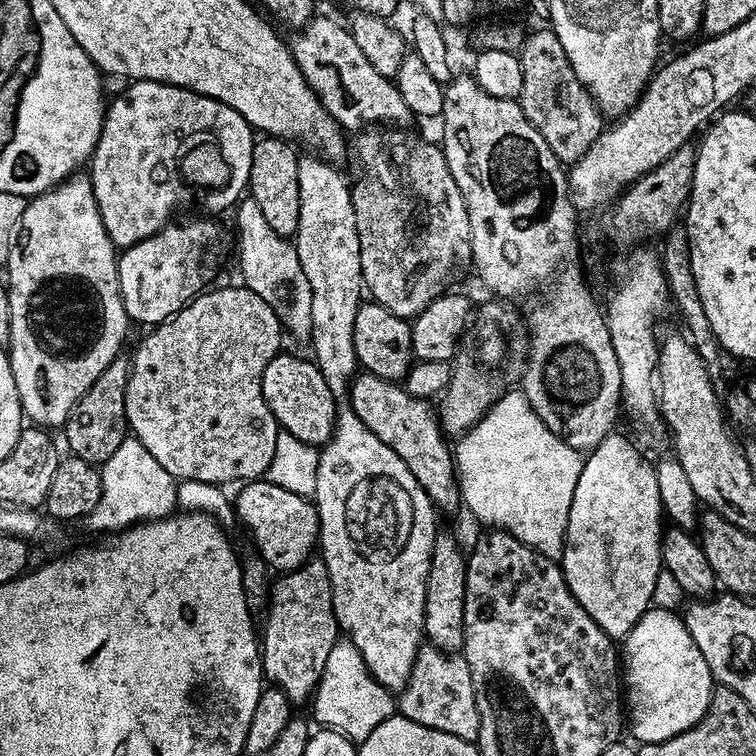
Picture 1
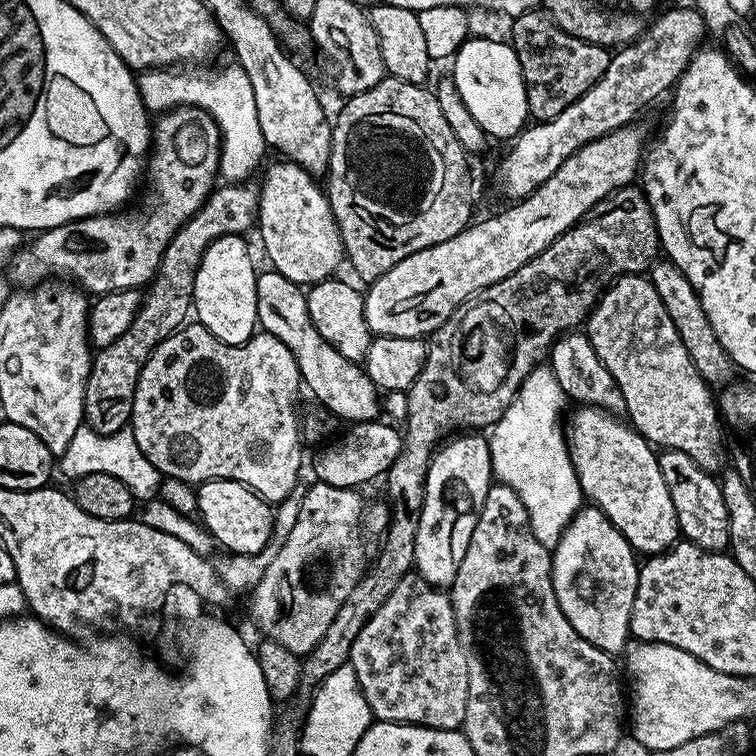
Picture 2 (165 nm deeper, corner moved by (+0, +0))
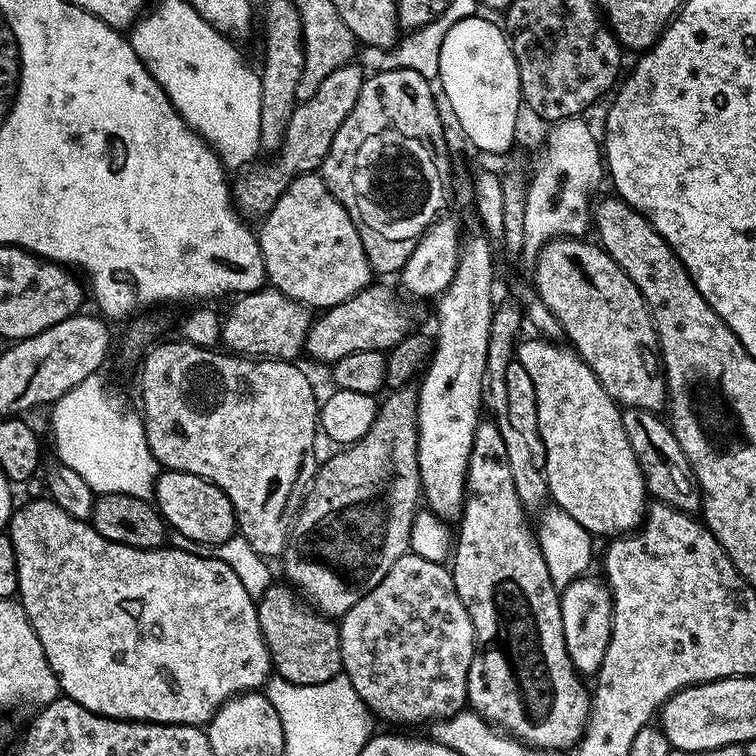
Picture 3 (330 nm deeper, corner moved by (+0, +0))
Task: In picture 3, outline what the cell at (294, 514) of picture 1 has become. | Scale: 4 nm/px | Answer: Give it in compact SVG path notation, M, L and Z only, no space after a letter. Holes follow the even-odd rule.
M161 471L156 479L154 503L173 533L180 533L194 543L218 545L237 535L236 511L232 499L217 484L189 472Z

